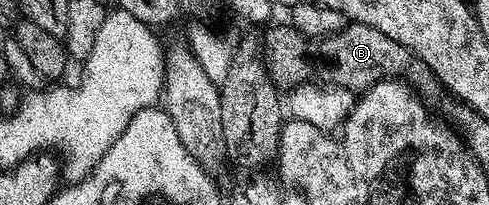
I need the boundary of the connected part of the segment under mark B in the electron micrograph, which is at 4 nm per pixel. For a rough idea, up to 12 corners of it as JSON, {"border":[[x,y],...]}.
{"border":[[288,23],[268,26],[259,49],[278,90],[312,82],[360,95],[404,78],[439,82],[407,47],[349,23],[310,39]]}

